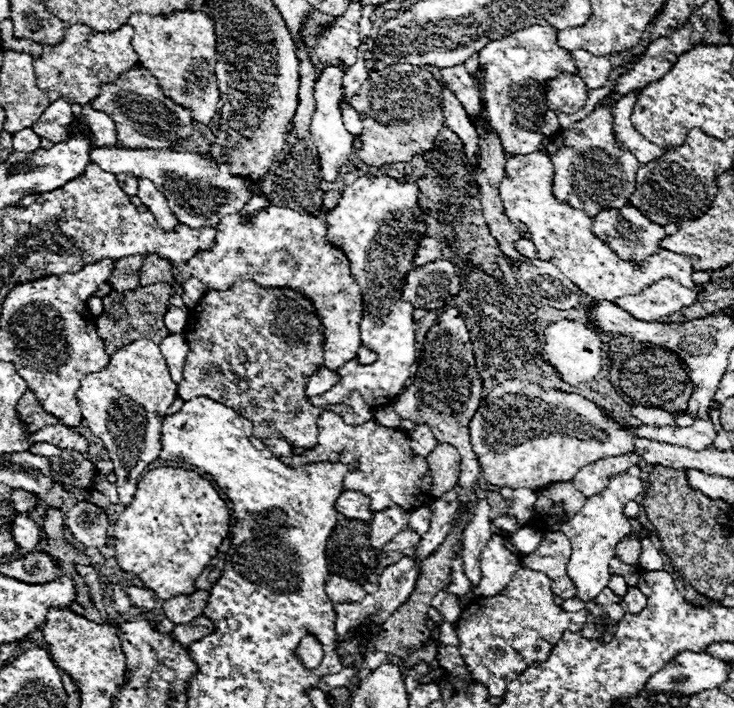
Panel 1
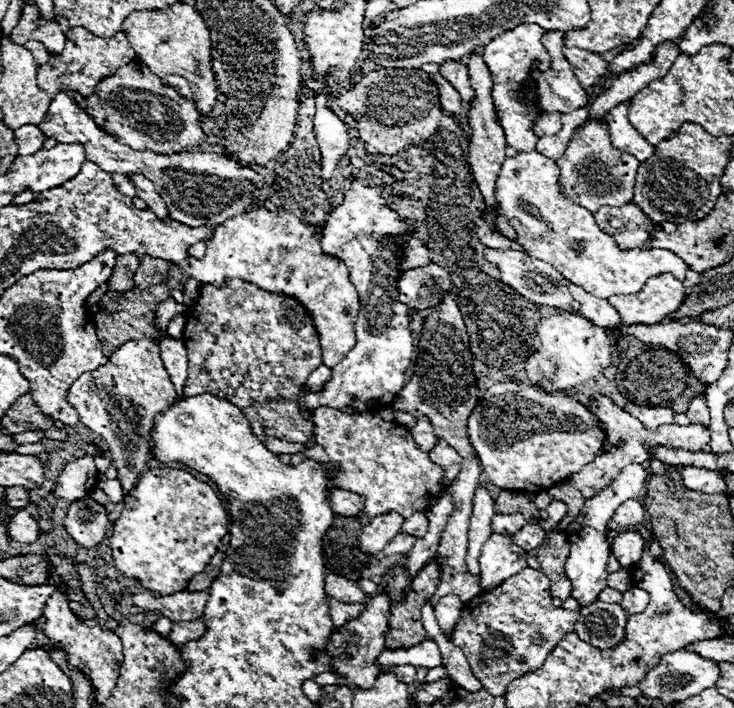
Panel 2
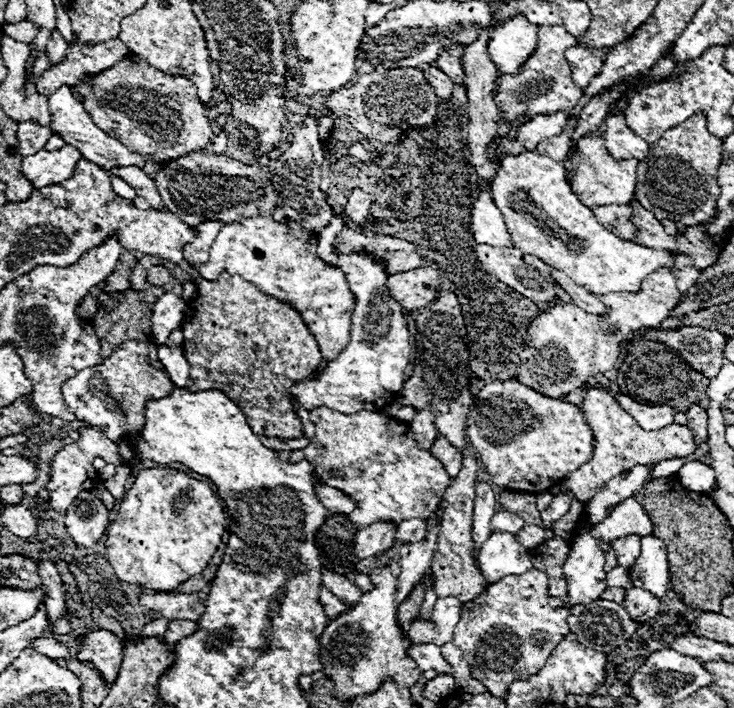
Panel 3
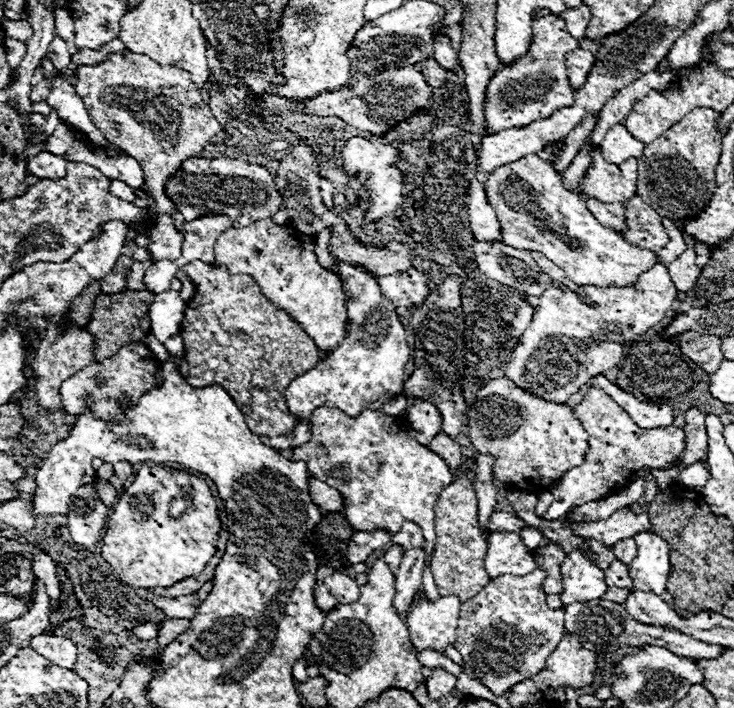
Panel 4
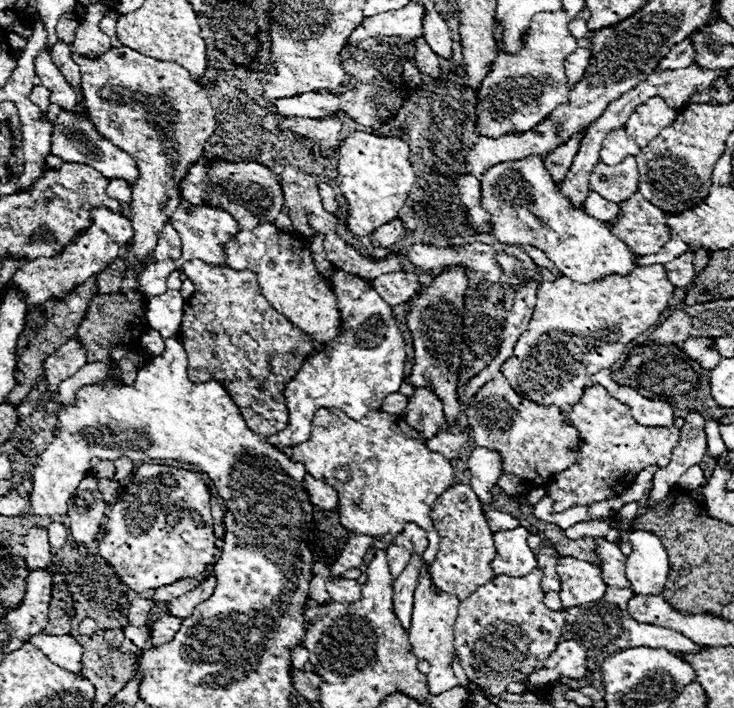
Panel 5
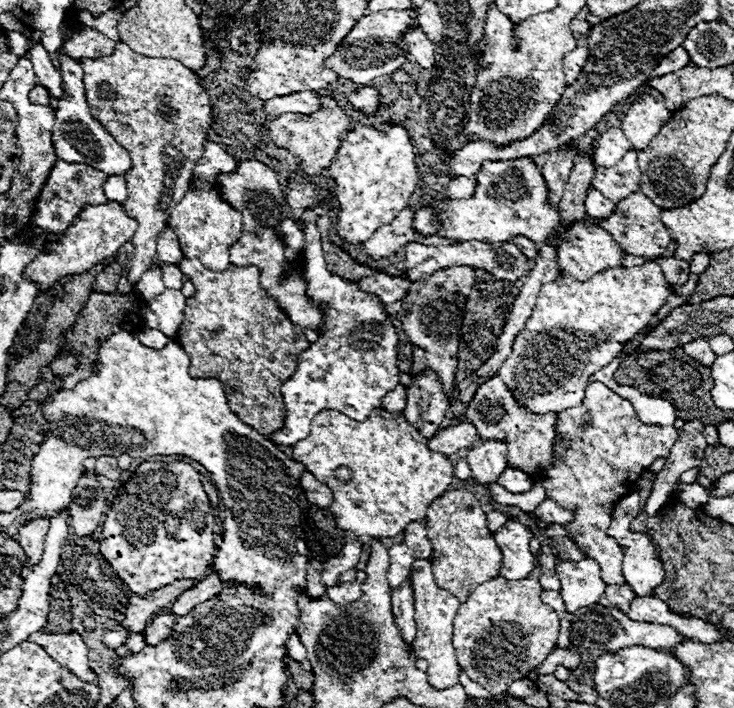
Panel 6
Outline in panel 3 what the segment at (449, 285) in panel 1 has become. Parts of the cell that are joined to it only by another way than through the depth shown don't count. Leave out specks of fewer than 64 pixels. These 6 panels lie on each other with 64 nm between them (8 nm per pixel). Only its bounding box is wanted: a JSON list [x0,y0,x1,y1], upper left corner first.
[386,268,440,310]

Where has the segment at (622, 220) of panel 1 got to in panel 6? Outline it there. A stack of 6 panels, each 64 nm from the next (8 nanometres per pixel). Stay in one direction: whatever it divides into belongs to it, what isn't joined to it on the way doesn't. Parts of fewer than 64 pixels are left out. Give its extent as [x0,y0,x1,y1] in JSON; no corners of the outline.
[586,186,616,218]

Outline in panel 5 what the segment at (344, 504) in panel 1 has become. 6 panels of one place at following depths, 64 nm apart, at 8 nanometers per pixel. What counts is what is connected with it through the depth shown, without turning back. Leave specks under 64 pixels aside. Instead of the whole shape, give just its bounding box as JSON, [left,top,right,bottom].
[302,474,338,510]

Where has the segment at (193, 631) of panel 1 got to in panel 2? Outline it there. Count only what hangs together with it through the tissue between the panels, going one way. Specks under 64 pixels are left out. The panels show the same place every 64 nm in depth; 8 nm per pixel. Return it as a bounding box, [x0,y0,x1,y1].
[166,618,206,646]

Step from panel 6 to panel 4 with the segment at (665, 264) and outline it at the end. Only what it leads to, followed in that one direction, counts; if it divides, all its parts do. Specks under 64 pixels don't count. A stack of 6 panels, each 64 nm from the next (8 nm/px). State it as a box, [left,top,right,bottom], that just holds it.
[668,230,700,292]

